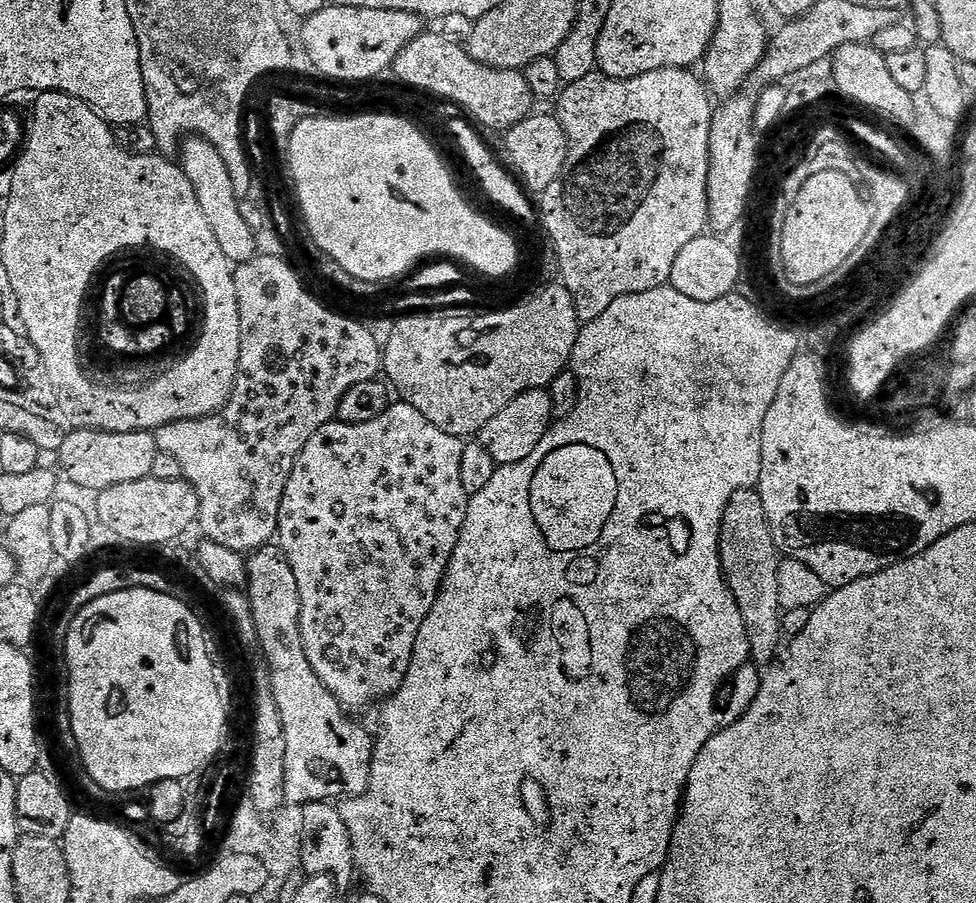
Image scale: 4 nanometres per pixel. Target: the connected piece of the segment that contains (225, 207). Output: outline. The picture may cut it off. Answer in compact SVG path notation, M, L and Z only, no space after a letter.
M193 136L181 143L178 163L183 168L186 178L190 178L190 186L194 186L194 194L198 198L198 206L202 206L202 214L206 214L206 222L210 222L210 230L214 230L214 238L218 238L218 246L222 254L233 266L246 264L258 254L256 240L258 234L246 226L246 218L242 218L241 200L234 194L234 181L230 178L230 170L226 170L226 162L222 162L222 154L210 146L200 136Z

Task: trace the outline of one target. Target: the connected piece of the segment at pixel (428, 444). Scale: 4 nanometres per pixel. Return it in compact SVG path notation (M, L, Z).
M396 402L384 411L382 418L364 422L362 426L339 422L322 426L322 430L318 430L318 434L314 434L314 438L306 442L302 454L298 454L298 462L294 462L290 482L286 482L286 494L278 510L278 548L290 570L294 570L294 582L298 582L300 633L306 658L314 674L318 674L322 686L330 690L332 697L349 714L368 712L375 704L383 705L391 700L410 670L414 646L418 642L418 630L422 630L422 622L426 622L430 610L434 610L440 587L444 585L444 577L448 574L454 546L458 546L458 538L466 522L470 497L462 486L462 456L465 445L461 437L446 434L446 430L438 430L438 426L434 426L430 418L418 414L414 406Z

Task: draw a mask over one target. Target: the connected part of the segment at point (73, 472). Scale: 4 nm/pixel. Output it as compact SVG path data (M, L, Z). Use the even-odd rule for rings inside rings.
M72 430L65 435L64 445L60 447L58 459L64 472L80 488L99 490L118 486L122 482L143 480L152 475L154 458L158 454L156 437L150 432L86 432Z

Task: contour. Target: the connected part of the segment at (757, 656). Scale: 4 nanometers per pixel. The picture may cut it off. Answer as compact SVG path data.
M757 489L738 490L727 504L720 531L720 564L724 579L734 594L746 626L749 655L759 667L772 661L783 635L783 617L779 599L778 566L782 554L774 542L766 508Z

